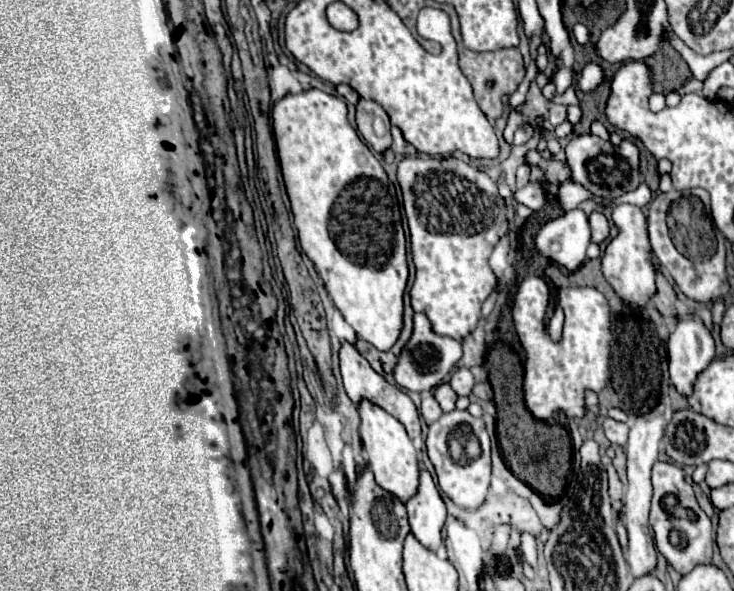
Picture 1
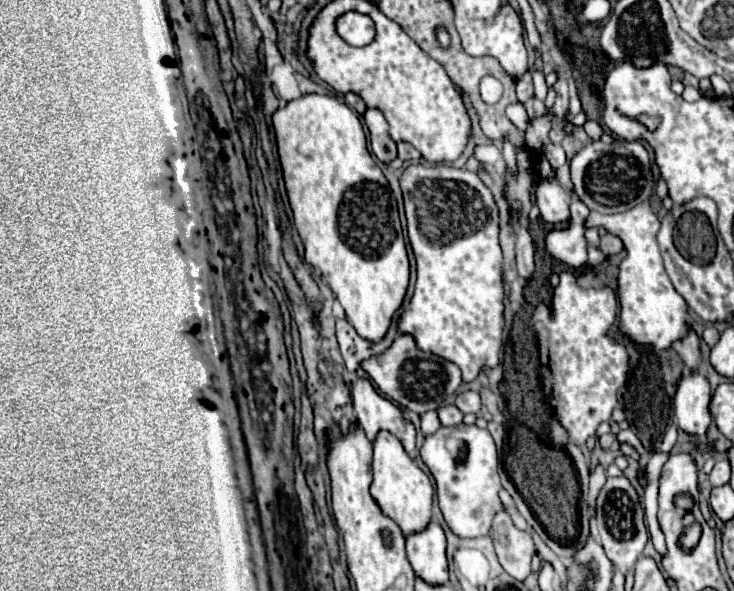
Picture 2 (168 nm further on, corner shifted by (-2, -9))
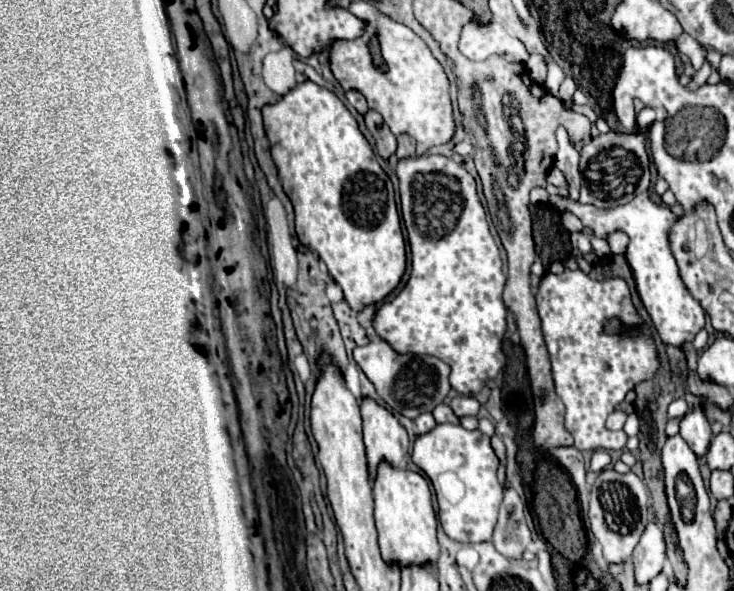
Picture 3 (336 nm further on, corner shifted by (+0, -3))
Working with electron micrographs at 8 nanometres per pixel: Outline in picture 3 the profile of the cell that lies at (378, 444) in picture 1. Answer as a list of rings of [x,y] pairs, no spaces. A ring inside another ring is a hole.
[[[381,464],[373,486],[375,498],[375,524],[379,532],[379,548],[383,560],[399,568],[435,564],[439,558],[437,542],[437,518],[431,506],[431,490],[427,480],[411,470],[397,470],[389,464]]]

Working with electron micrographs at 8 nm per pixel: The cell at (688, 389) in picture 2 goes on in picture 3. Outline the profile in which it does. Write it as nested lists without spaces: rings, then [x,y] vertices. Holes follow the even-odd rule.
[[[697,406],[695,410],[687,410],[687,414],[681,420],[679,434],[691,446],[691,450],[697,454],[697,458],[703,458],[707,454],[713,434],[711,434],[709,420],[703,412],[703,406]]]

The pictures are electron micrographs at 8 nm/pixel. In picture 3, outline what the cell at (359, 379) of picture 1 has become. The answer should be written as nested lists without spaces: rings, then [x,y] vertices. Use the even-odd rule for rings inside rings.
[[[365,398],[361,404],[361,420],[363,420],[363,442],[367,450],[367,466],[369,480],[375,482],[377,466],[387,462],[395,468],[405,468],[409,438],[405,428],[397,422],[397,418],[375,400]]]

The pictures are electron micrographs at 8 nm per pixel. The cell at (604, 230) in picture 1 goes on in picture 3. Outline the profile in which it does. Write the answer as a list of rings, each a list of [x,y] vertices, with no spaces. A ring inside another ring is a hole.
[[[613,232],[613,234],[609,234],[607,242],[609,242],[613,254],[625,254],[629,238],[627,238],[627,234],[623,234],[623,232]]]

